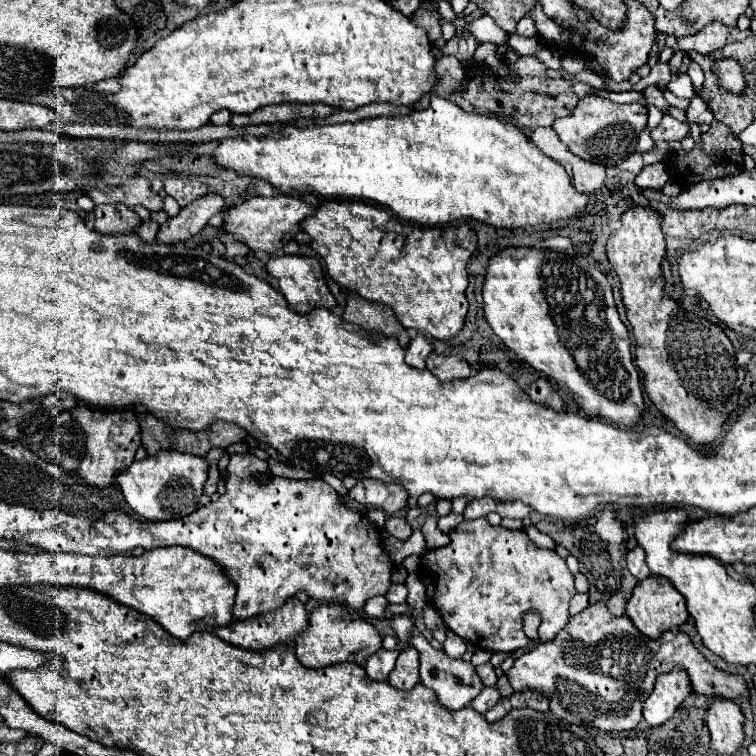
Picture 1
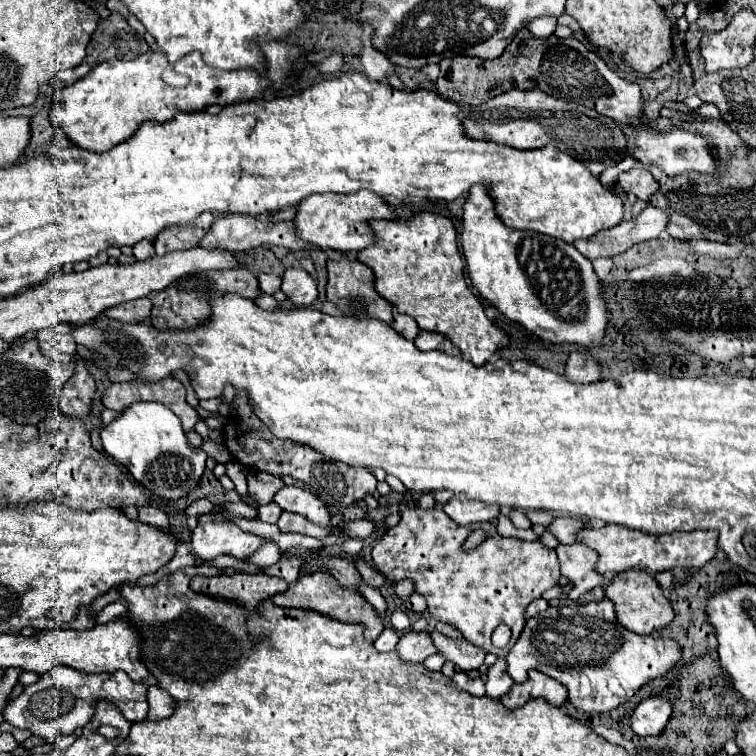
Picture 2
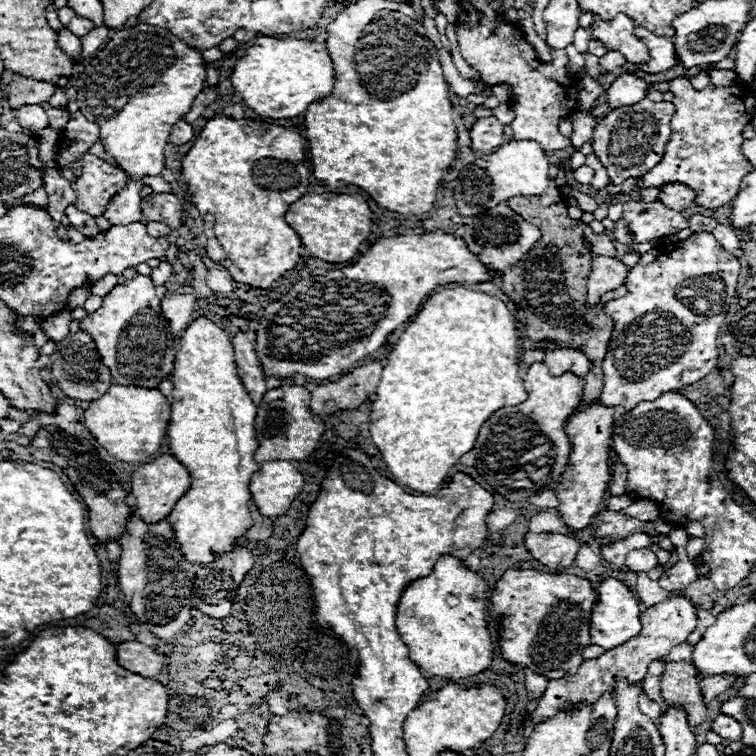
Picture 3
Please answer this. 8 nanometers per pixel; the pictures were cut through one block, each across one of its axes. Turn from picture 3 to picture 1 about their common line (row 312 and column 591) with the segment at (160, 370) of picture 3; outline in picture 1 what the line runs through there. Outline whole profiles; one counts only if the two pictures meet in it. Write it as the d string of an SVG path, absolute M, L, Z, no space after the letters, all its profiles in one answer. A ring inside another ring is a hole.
M596 94L584 96L568 116L558 118L552 124L554 132L558 134L562 144L570 148L572 154L576 154L582 160L588 160L588 162L592 160L604 166L618 164L626 160L630 154L634 154L636 142L632 142L632 138L636 138L644 126L646 126L646 112L644 112L644 118L640 116L640 122L634 122L632 104L616 104Z

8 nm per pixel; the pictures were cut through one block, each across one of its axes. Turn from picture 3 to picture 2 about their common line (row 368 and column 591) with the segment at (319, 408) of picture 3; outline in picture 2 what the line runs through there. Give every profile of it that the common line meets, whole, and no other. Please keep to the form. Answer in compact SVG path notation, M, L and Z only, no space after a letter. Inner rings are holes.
M572 352L566 362L564 376L570 382L578 382L578 384L596 382L600 380L600 362L586 352Z

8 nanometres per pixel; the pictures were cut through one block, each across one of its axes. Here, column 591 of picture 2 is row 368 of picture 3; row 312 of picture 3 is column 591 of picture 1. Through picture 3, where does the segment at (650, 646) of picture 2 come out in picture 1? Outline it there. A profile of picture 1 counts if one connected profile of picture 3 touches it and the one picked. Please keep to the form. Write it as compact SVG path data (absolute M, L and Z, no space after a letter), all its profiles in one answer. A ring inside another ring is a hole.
M602 602L570 616L568 624L552 642L538 644L534 650L516 658L508 678L516 692L528 686L546 696L552 712L566 724L624 732L634 730L642 720L638 708L642 708L646 692L652 690L656 678L676 668L688 674L692 692L698 696L738 700L748 694L744 678L714 668L694 648L688 634L668 630L658 640L650 640L636 630L628 616L612 616Z

